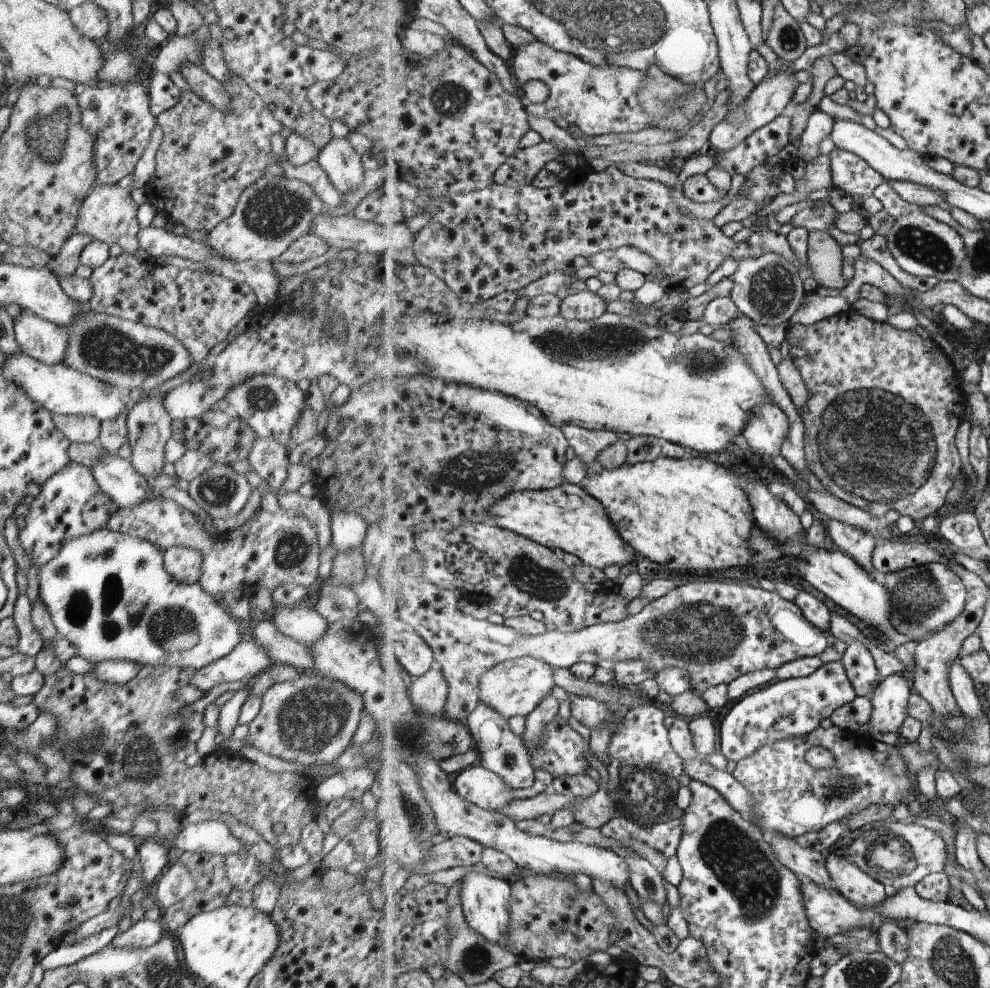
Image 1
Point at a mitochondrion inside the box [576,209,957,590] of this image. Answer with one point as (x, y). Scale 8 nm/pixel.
(890, 449)

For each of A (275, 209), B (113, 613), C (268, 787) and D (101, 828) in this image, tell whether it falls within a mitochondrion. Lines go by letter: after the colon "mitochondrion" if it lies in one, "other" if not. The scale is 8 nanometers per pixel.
A: mitochondrion
B: mitochondrion
C: other
D: other

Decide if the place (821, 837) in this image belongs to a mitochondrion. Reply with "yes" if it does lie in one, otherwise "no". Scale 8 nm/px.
no

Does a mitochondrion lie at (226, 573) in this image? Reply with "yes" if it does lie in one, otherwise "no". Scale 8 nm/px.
no

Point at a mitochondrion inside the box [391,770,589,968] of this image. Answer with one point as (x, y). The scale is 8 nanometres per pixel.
(412, 818)

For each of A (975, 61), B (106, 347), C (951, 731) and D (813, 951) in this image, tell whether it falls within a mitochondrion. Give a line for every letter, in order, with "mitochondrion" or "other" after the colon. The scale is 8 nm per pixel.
A: other
B: mitochondrion
C: mitochondrion
D: other

